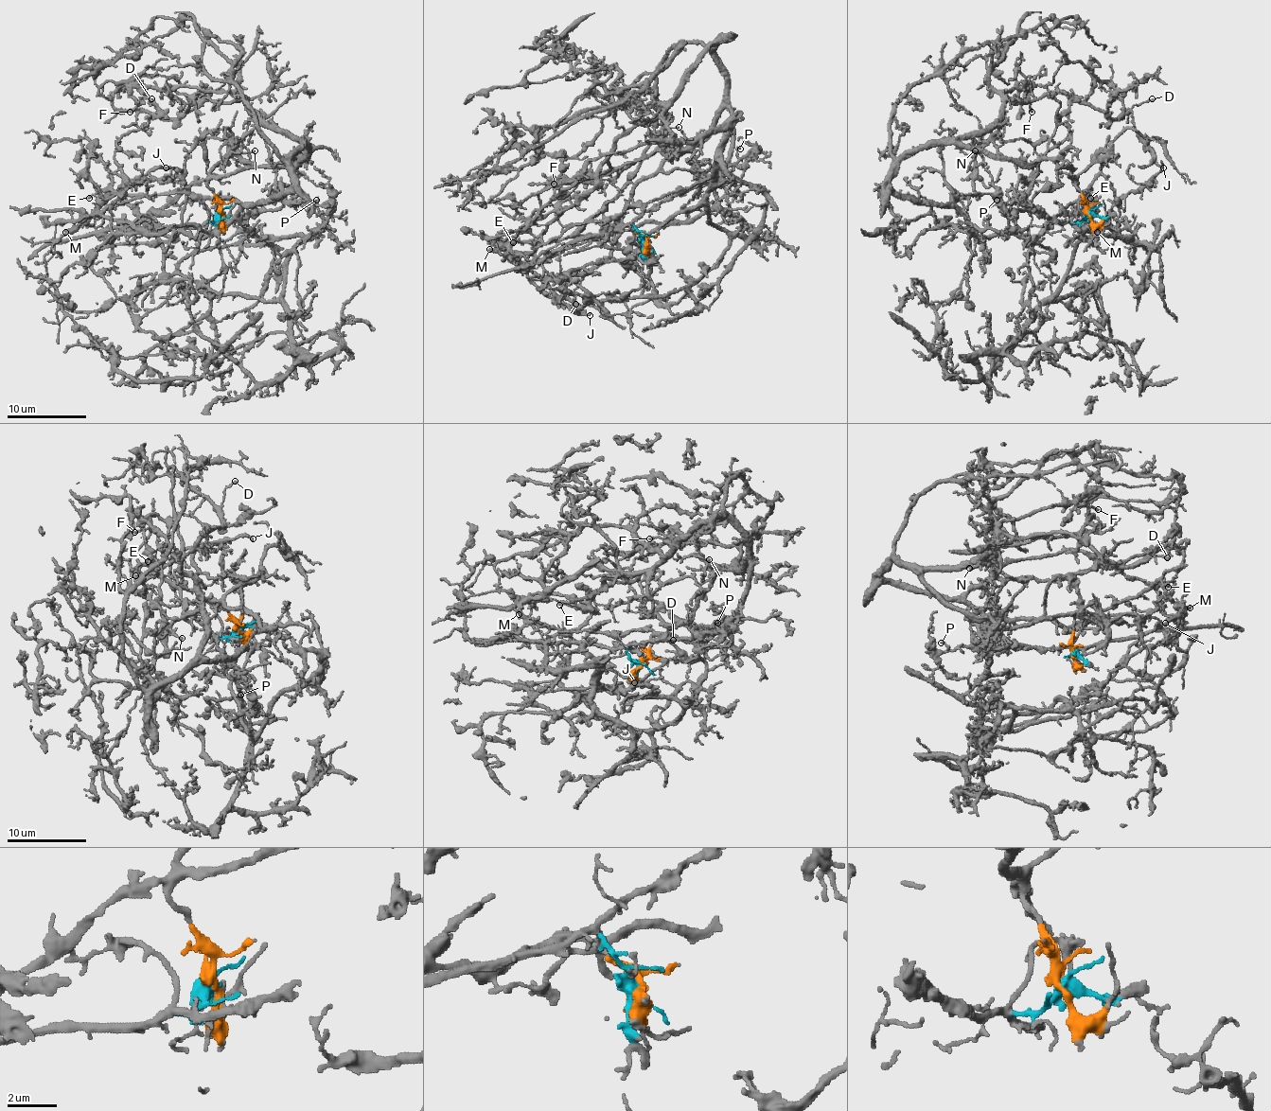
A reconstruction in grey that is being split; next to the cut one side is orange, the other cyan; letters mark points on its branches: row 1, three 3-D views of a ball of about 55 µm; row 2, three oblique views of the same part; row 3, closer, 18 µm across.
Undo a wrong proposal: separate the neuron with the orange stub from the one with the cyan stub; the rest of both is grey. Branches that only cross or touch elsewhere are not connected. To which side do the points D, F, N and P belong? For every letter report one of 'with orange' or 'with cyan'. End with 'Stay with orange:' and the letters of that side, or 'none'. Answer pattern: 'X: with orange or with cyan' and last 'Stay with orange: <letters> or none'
D: with orange
F: with orange
N: with orange
P: with cyan
Stay with orange: D, F, N

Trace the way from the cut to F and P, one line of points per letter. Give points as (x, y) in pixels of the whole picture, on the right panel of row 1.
F: (1086, 212), (1069, 167), (1019, 163), (956, 141), (997, 117), (999, 91), (1028, 87), (1032, 111)
P: (1086, 212), (1079, 222), (1055, 222), (1043, 210), (996, 201)

